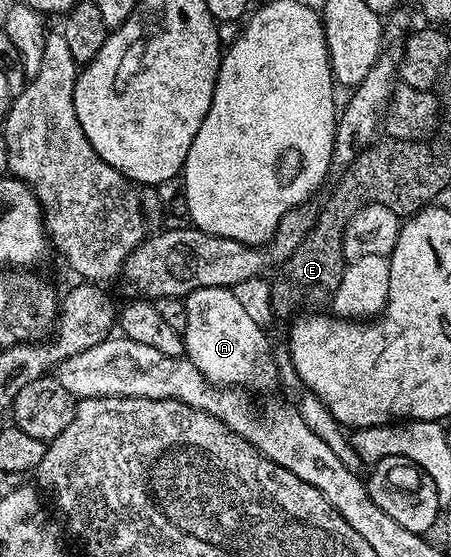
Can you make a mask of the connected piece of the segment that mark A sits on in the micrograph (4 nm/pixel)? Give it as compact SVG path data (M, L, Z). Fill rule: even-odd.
M200 287L191 292L190 295L184 296L185 308L187 309L187 325L183 332L185 340L185 355L195 365L195 369L199 369L199 373L203 373L203 377L207 377L211 383L218 385L228 385L234 389L246 389L250 387L253 391L265 391L274 382L278 382L279 376L277 374L277 364L275 362L274 348L269 348L269 339L267 336L266 328L255 325L255 321L251 321L251 316L248 315L243 309L243 305L239 305L239 297L235 297L232 289L227 287Z

